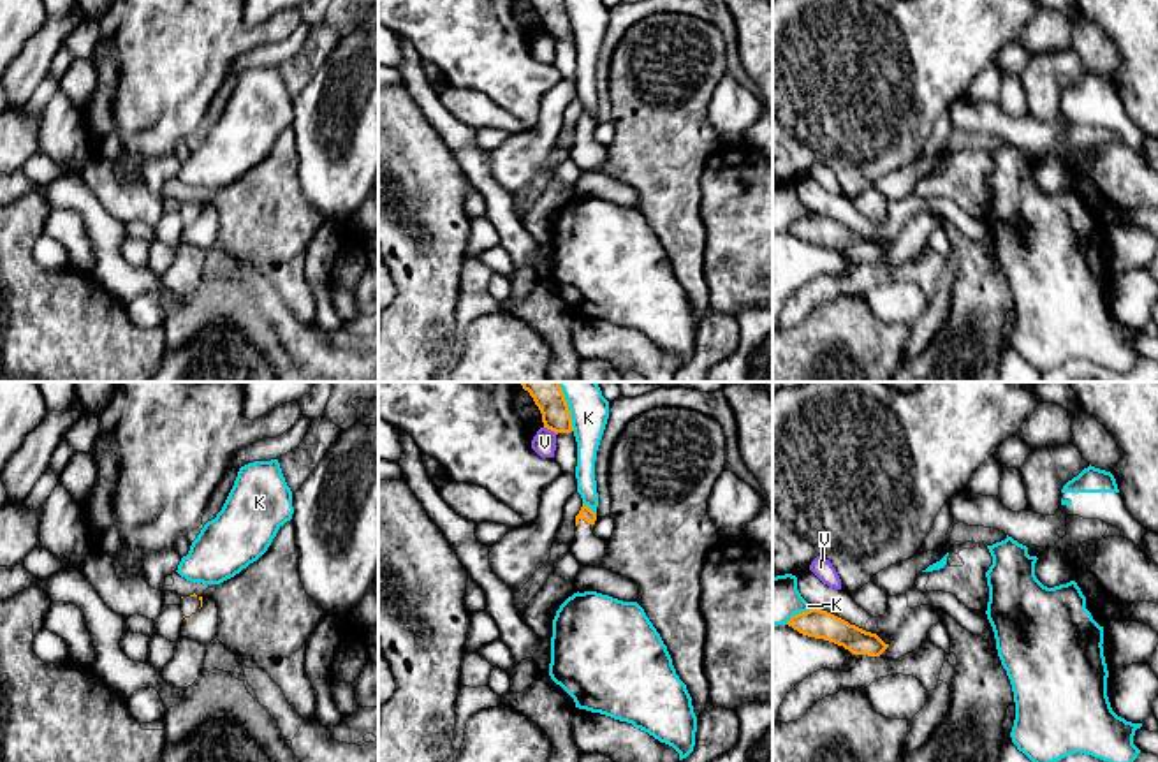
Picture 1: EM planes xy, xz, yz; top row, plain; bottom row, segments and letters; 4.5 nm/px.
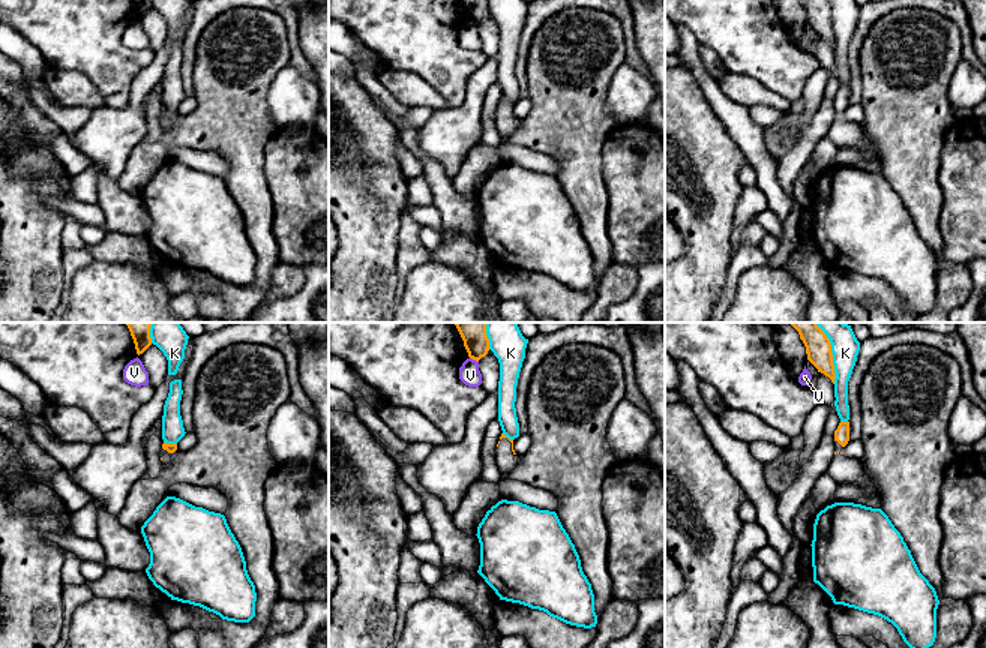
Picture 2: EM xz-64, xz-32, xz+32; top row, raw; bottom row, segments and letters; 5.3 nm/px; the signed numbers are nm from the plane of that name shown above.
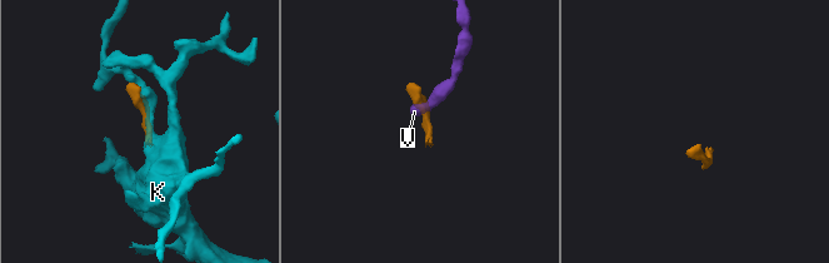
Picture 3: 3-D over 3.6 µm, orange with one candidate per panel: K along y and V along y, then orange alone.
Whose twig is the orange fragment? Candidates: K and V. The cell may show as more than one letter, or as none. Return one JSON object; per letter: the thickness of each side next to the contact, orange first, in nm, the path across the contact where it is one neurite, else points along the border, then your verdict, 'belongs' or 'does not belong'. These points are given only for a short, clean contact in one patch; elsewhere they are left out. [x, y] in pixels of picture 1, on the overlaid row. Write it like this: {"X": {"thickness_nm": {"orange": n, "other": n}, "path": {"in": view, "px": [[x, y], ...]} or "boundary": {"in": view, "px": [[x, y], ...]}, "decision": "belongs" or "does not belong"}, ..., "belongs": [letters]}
{"K": {"thickness_nm": {"orange": 60, "other": 100}, "decision": "does not belong"}, "V": {"thickness_nm": {"orange": 160, "other": 110}, "boundary": {"in": "xz", "px": [[544, 426], [557, 433]]}, "decision": "does not belong"}, "belongs": []}

